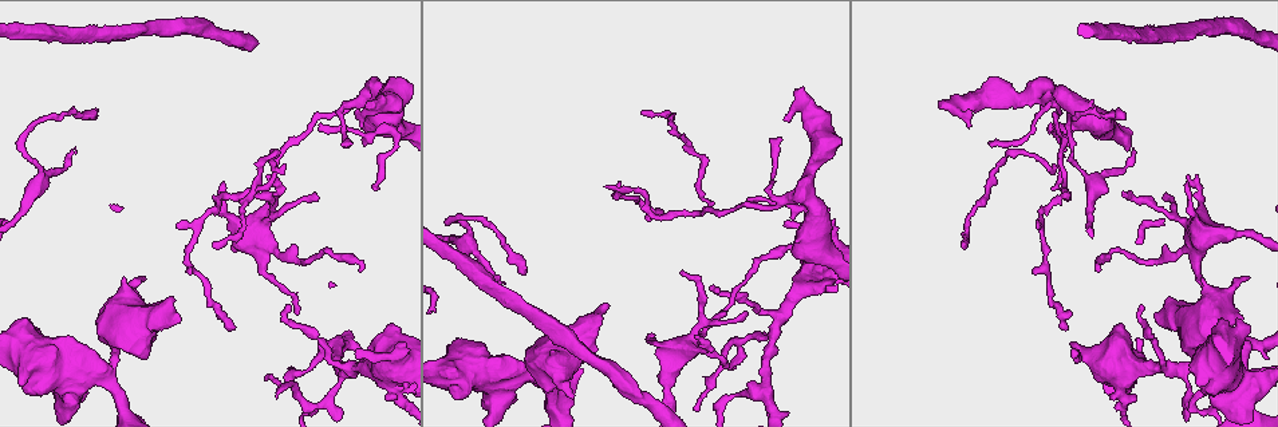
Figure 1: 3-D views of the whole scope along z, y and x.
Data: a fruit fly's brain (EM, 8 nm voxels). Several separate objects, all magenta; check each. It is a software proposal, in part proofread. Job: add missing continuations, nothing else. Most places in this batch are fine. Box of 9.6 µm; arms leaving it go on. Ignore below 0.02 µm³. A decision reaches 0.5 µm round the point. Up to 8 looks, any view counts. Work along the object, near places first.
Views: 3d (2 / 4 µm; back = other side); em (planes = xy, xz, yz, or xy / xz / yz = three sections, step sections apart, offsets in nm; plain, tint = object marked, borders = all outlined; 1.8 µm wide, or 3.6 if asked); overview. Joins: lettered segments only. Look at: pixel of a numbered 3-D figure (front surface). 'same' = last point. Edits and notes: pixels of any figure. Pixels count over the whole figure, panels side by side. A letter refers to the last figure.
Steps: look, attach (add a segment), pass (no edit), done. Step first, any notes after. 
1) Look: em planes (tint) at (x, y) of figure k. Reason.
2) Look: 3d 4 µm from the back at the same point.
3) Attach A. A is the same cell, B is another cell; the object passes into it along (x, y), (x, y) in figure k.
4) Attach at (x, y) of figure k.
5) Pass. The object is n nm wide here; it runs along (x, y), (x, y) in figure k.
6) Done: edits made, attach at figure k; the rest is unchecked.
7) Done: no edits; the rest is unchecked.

Look: 3d 2 µm at (357, 357) of figure 1. An open end.

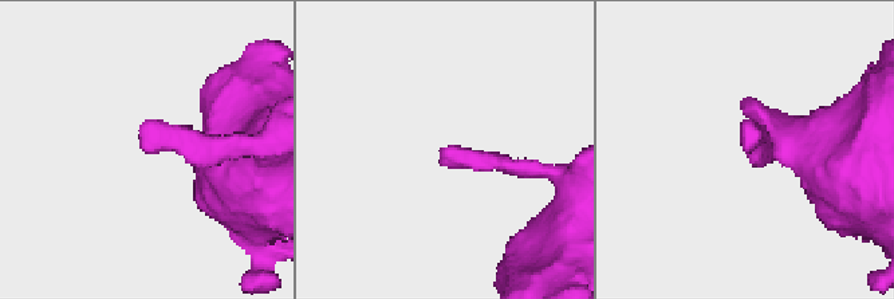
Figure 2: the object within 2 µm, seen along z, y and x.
Look: em planes (borders) at (747, 151) of figure 2.

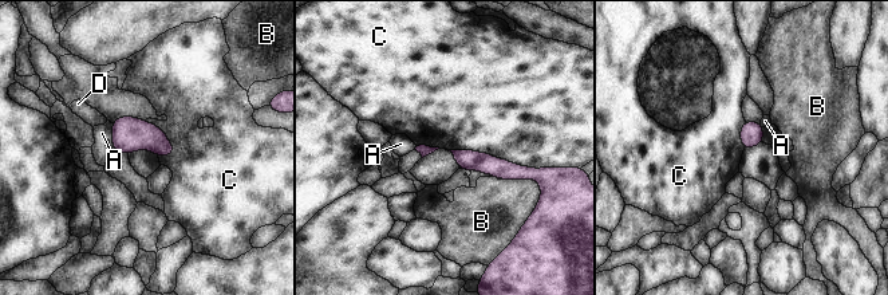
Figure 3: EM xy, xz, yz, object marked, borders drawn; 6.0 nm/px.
Pass. A, B, C and D are other cells; it runs along (457, 153), (465, 160), (523, 170) in figure 3; none of them fits.

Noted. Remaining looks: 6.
Look: em yz step 8 (borders) at (570, 396) of figure 1. Branch stops here.

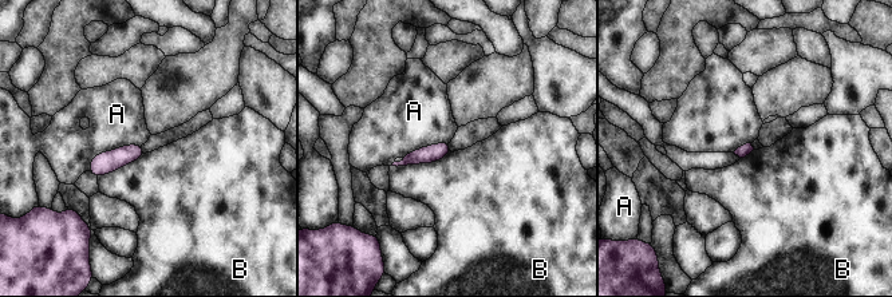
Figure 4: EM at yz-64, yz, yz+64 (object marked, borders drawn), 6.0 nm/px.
Pass. The longest contact is with B, 380 nm; A and B are other cells; a border runs along (141, 143), (99, 151), (87, 170) in figure 4; none of them fits.

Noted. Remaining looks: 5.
Look: 3d 2 µm at (1186, 175) of figure 1. An open end.

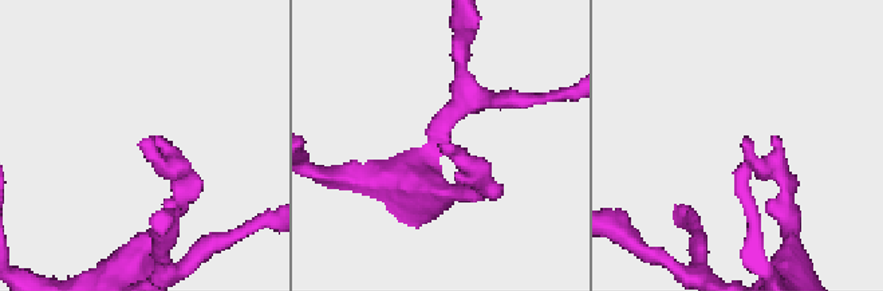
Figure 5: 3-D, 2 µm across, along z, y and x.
Look: em planes (borders) at (742, 144) of figure 5.

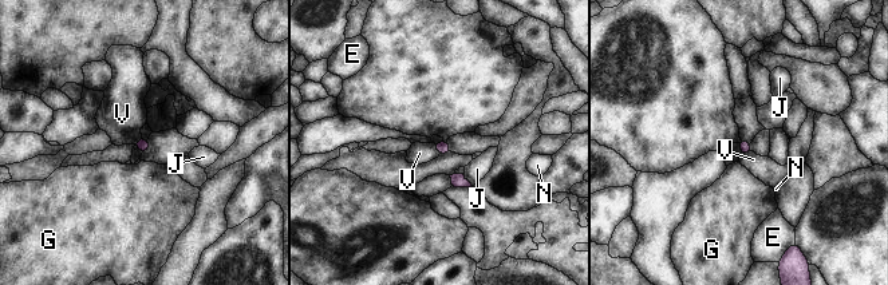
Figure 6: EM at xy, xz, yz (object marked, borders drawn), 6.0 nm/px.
Pass. E, G, J, N and V are other cells; a border runs along (431, 143), (438, 155) in figure 6; no lettered segment goes on from it.

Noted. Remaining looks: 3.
Look: 3d 2 µm at (370, 107) of figure 1.

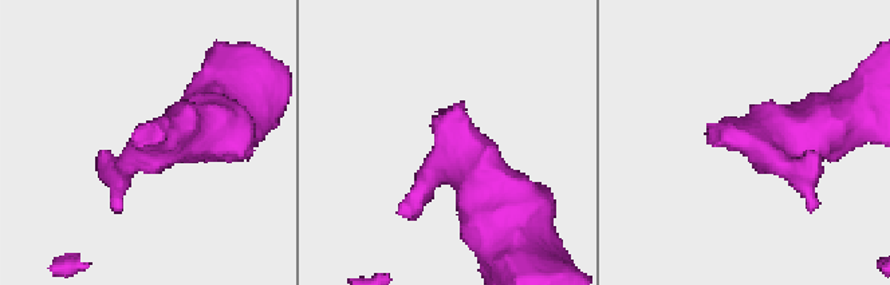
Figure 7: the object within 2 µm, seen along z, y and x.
Look: em planes (borders) at (159, 140) of figure 7.

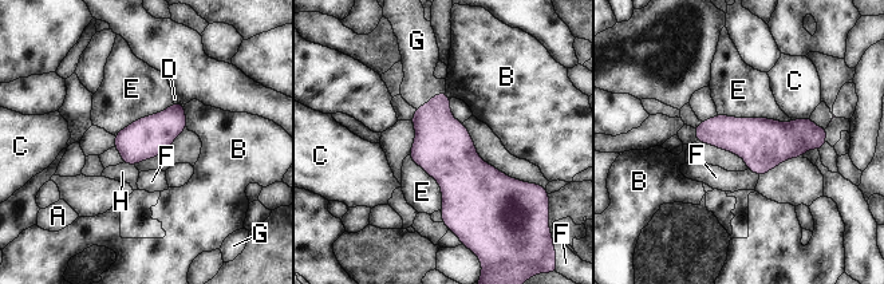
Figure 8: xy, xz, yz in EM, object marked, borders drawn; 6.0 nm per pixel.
Attach G. G is the same cell, A, B, C, D, E, F and H are other cells; it goes on there.

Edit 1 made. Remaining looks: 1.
Done: edits made, attach at figure 8; the rest is unchecked.

